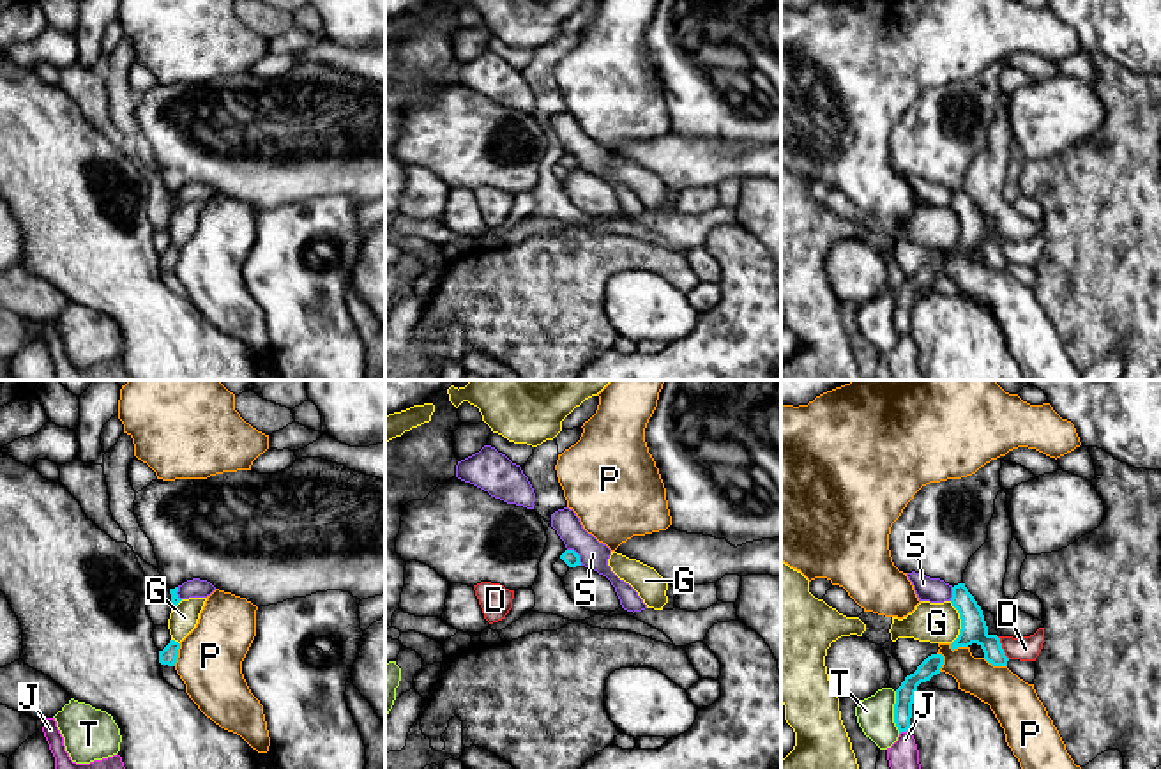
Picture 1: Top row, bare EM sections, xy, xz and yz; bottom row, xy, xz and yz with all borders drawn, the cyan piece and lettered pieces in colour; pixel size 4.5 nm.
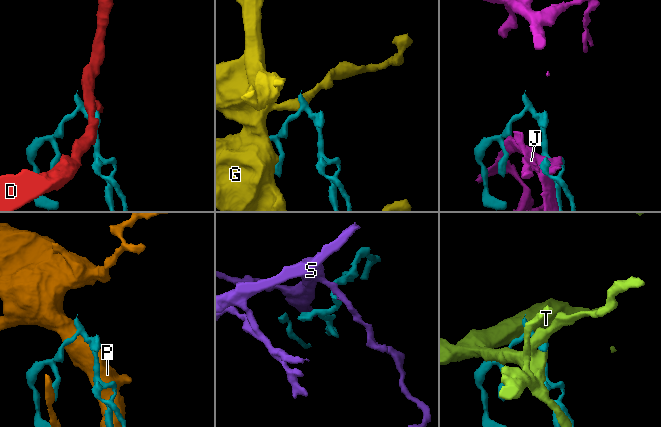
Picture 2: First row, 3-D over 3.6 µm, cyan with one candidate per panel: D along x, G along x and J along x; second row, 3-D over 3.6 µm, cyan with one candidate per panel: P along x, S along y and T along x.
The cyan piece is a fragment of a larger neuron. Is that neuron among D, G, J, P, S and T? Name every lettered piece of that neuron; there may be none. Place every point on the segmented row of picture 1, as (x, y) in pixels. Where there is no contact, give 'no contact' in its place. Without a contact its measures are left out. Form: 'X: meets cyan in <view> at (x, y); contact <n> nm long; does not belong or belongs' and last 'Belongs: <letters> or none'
D: meets cyan in yz at (1001, 647); contact 120 nm long; does not belong
G: meets cyan in yz at (962, 623); contact 200 nm long; does not belong
J: meets cyan in yz at (903, 730); contact 50 nm long; does not belong
P: meets cyan in yz at (995, 665); contact 120 nm long; does not belong
S: meets cyan in xz at (578, 555); contact 100 nm long; does not belong
T: meets cyan in yz at (895, 713); contact 190 nm long; does not belong
Belongs: none

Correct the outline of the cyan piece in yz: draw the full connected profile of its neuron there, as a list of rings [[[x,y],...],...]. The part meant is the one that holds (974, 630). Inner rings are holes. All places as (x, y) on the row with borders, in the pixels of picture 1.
[[[1002,460],[975,474],[922,486],[892,523],[889,550],[903,573],[922,573],[952,587],[951,603],[961,619],[951,649],[977,643],[993,666],[1007,666],[1000,638],[988,633],[981,606],[963,583],[970,557],[986,543],[995,514]]]

